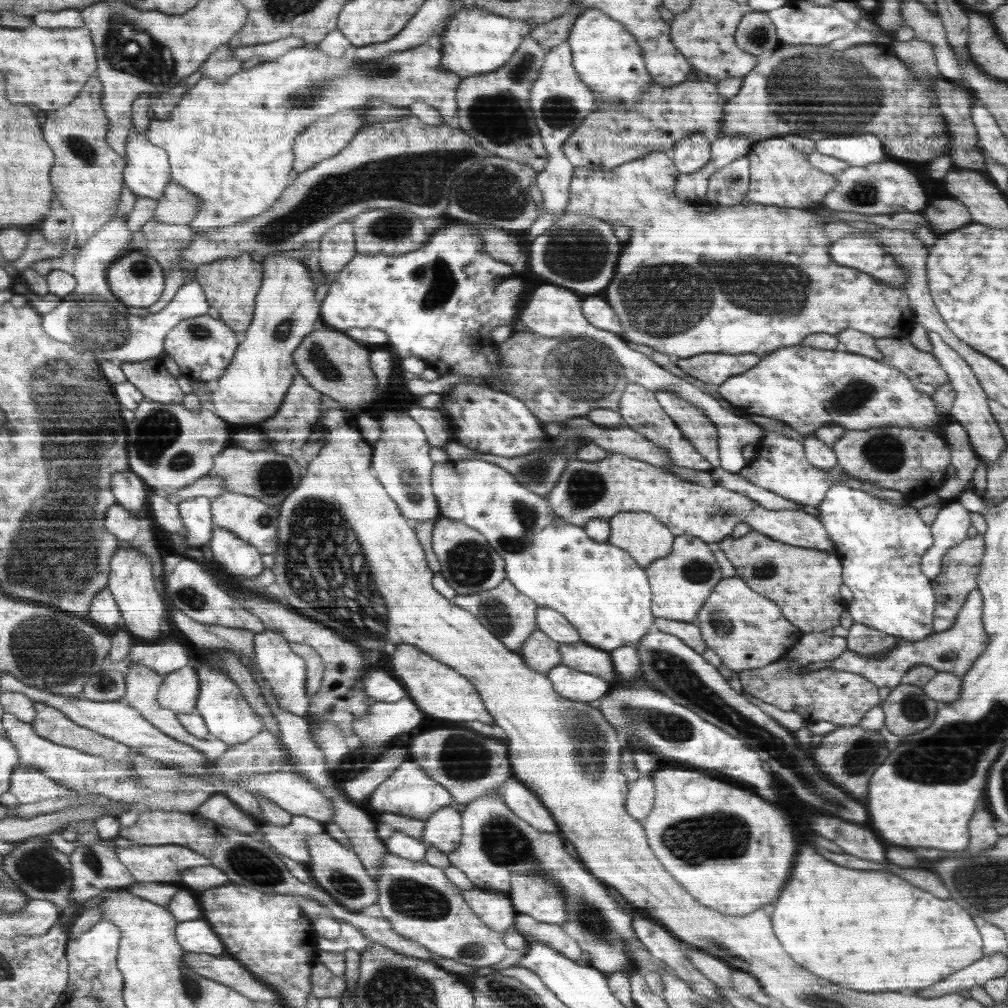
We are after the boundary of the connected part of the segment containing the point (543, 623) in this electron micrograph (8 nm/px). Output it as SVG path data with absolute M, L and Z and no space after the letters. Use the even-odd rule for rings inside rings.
M540 607L538 612L539 629L560 644L582 643L578 631L563 614L550 607Z

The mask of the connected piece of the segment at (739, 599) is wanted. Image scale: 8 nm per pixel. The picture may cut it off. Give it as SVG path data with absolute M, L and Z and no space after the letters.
M736 575L723 577L712 589L694 622L702 631L707 648L720 656L722 664L738 673L780 660L804 635L772 599L752 590Z

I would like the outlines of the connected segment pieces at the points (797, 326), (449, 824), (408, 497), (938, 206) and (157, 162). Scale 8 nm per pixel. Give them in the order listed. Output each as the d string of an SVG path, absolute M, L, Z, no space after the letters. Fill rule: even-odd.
M653 150L640 160L627 162L612 170L596 171L590 168L575 168L574 176L571 178L571 196L569 205L565 209L566 213L592 216L608 220L610 225L627 226L632 229L630 230L630 238L622 245L622 252L620 252L620 258L618 258L618 264L616 264L614 278L612 278L608 288L603 293L606 294L605 299L615 310L618 318L620 318L620 322L622 322L623 338L628 336L636 344L644 344L662 354L674 354L678 359L696 357L706 353L756 354L756 356L760 356L762 359L766 354L775 353L776 350L800 345L811 334L826 333L836 335L848 328L868 333L877 339L886 337L904 339L908 337L916 322L914 309L910 305L910 299L906 295L906 290L888 287L886 283L880 283L878 279L874 279L872 274L866 274L862 270L850 268L849 266L840 266L840 263L835 263L831 258L831 254L828 254L832 243L828 242L828 237L826 237L826 232L824 232L825 223L822 222L822 218L818 214L797 208L780 208L779 206L764 206L763 204L756 203L745 206L738 203L727 207L717 205L706 216L704 212L696 210L696 204L692 201L676 196L675 189L679 173L670 157L670 153L666 153L663 150ZM650 292L656 292L656 296L666 298L666 312L664 312L662 306L658 306L656 298ZM712 296L724 296L724 302L712 302L714 300Z
M456 803L445 806L426 820L421 840L427 848L436 847L443 853L452 853L462 838L461 807Z
M388 410L382 414L384 418L384 438L376 441L376 458L372 457L372 468L380 474L380 482L391 499L399 506L399 510L412 522L438 520L442 516L439 502L432 488L432 460L428 456L428 438L424 436L422 427L406 412Z
M947 196L941 201L933 200L921 213L928 222L926 227L936 238L972 223L970 211L961 200L952 196Z
M136 130L126 138L127 166L123 170L124 186L137 197L158 200L166 193L171 178L171 163L167 151L149 141Z

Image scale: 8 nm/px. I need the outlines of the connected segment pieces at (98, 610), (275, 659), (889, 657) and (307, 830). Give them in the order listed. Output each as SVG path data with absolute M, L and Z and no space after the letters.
M106 586L95 594L91 602L90 619L94 622L100 622L104 630L125 629L125 622L121 615L119 606Z
M264 629L256 633L253 638L253 647L257 668L270 686L272 695L276 697L278 709L303 717L308 712L310 702L307 695L308 670L304 658L292 650L292 646L283 635L273 630Z
M978 589L972 590L963 604L958 620L950 629L931 634L923 640L909 641L900 638L893 649L890 649L885 655L877 657L867 657L847 648L838 658L830 661L828 668L852 671L876 683L879 688L888 686L891 689L902 683L902 678L913 666L920 664L927 664L940 672L951 672L962 679L976 659L986 650L989 643L988 635L984 630L982 613L983 596Z
M296 814L285 825L264 822L255 837L270 846L278 856L307 864L311 860L311 854L308 854L306 839L324 833L324 828L324 824L316 819Z

